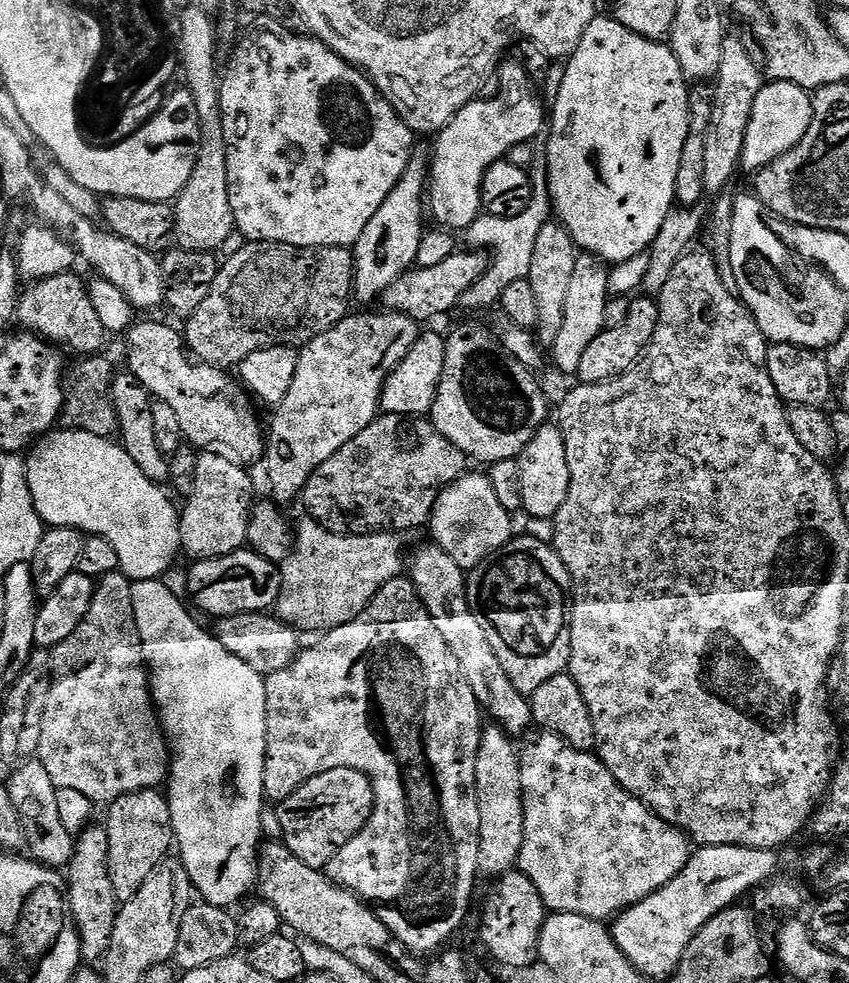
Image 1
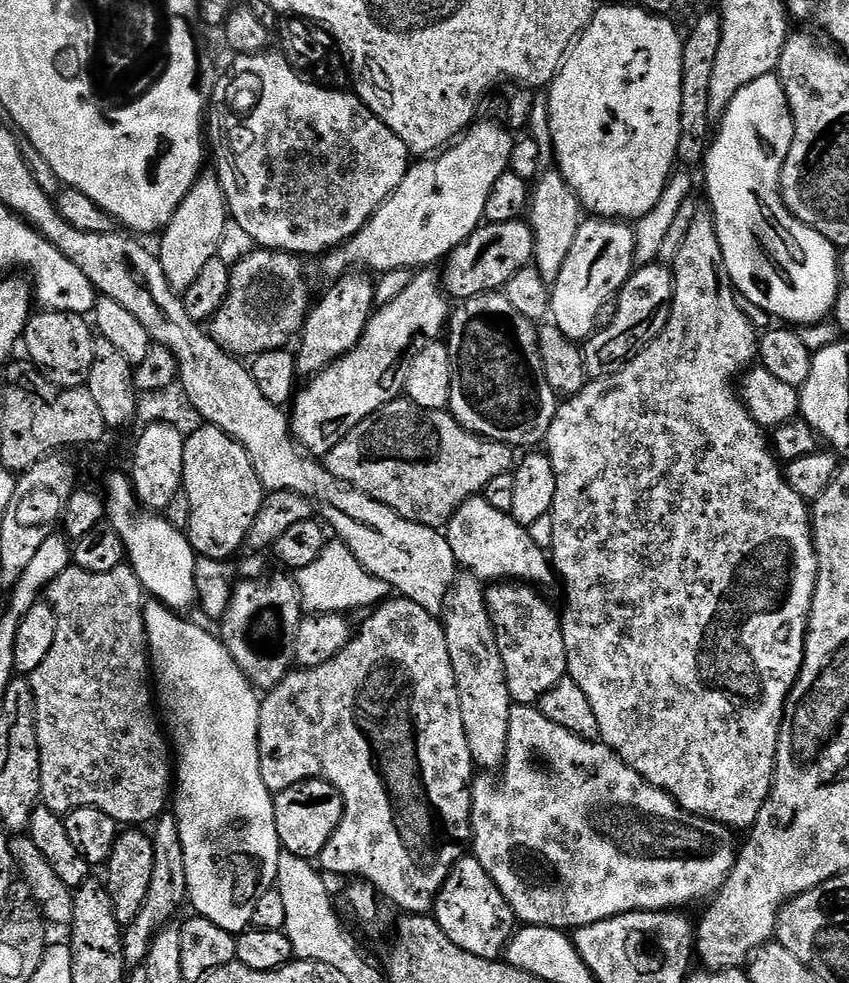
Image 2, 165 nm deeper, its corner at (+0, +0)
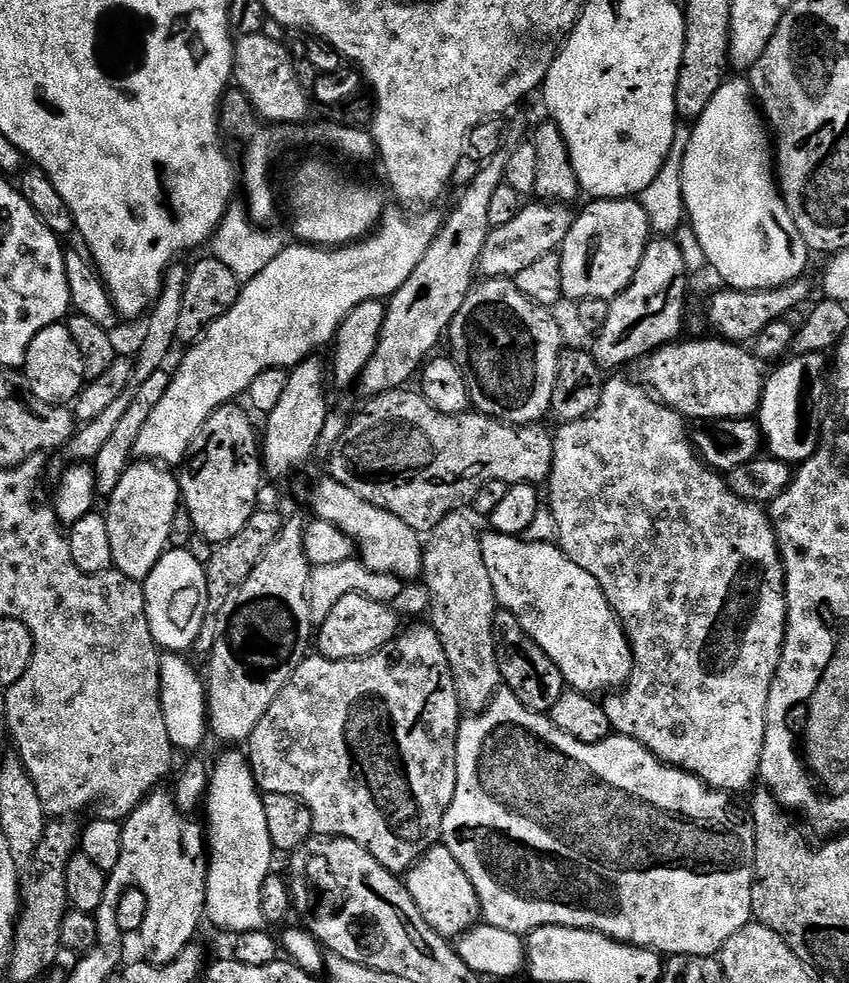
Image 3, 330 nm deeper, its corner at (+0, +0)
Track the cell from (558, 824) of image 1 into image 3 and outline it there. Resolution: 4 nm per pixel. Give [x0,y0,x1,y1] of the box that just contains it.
[441,690,756,958]

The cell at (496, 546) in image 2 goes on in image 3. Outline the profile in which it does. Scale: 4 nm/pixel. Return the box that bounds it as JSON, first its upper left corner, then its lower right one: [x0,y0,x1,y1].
[480,531,632,693]

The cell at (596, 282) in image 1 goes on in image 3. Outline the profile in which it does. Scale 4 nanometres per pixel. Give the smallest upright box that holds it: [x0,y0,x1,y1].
[558,199,650,302]

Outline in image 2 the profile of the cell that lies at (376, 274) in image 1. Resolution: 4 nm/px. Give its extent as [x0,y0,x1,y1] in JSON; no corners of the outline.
[294,274,376,377]

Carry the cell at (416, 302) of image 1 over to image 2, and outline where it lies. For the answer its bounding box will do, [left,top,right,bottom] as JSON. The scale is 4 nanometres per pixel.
[442,219,533,302]

